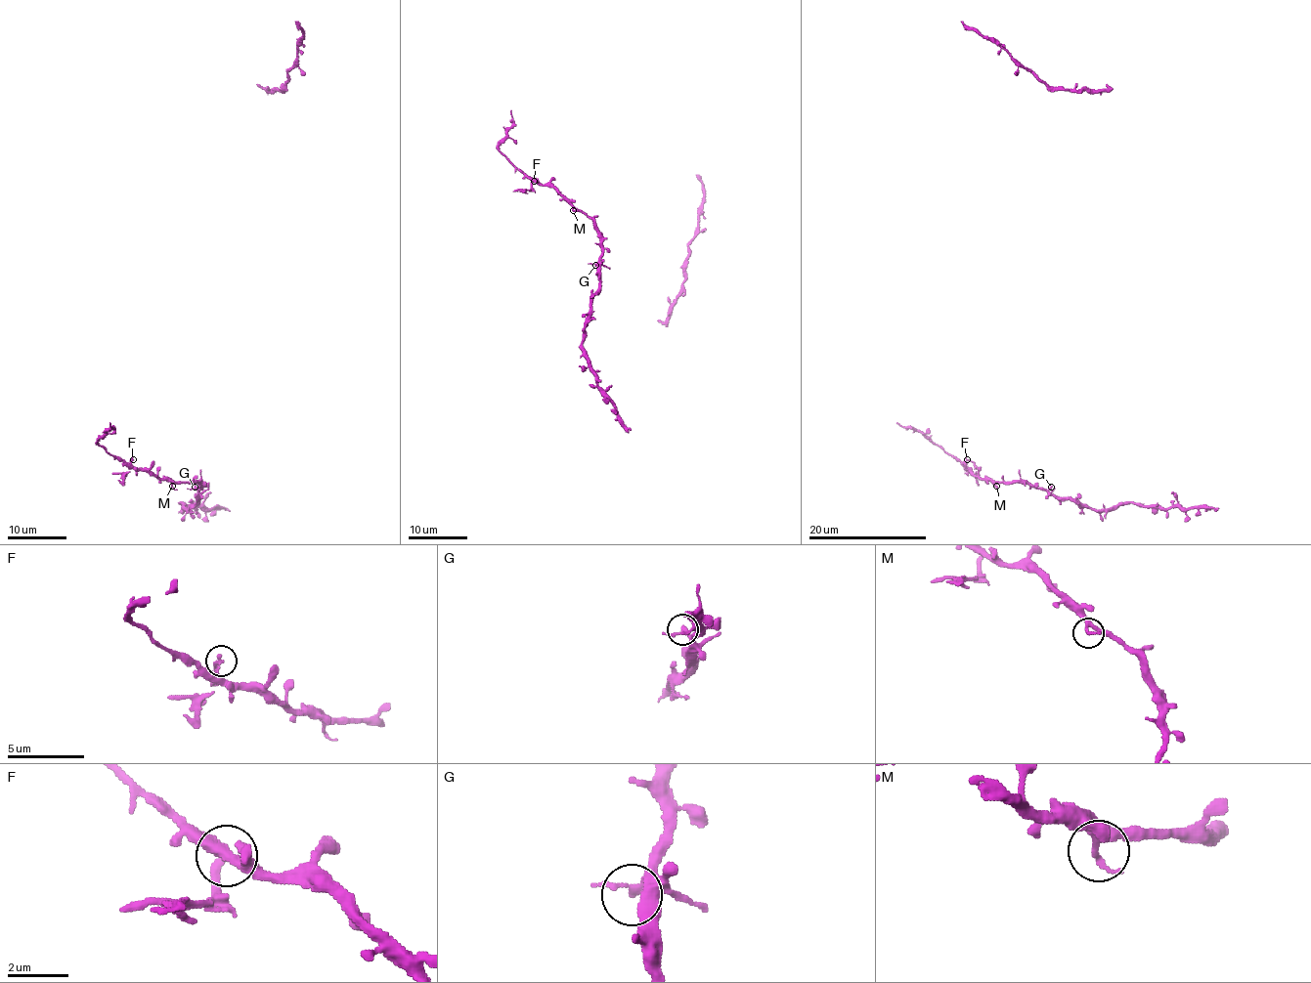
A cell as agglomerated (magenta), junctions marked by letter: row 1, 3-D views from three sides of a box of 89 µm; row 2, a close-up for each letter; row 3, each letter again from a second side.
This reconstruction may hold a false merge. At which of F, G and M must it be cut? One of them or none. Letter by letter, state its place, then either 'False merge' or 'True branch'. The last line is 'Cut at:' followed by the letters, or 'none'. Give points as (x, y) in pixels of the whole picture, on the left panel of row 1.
F: Place: (133, 459). False merge
G: Place: (195, 487). True branch
M: Place: (172, 486). True branch
Cut at: F

